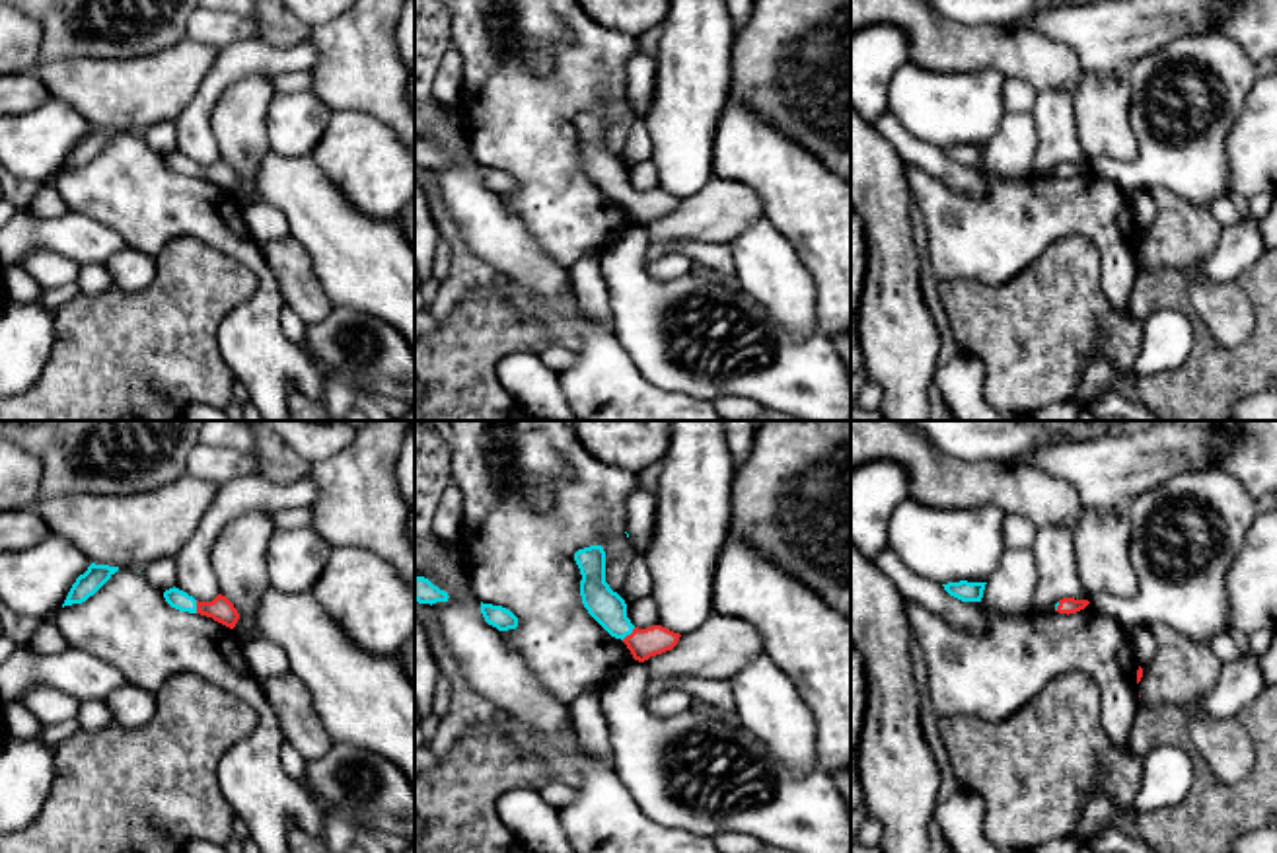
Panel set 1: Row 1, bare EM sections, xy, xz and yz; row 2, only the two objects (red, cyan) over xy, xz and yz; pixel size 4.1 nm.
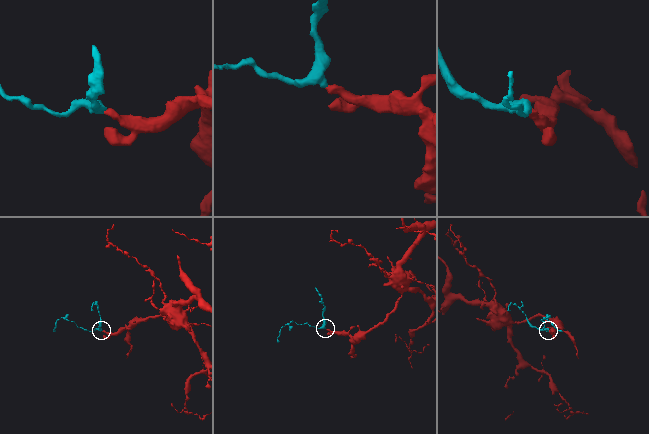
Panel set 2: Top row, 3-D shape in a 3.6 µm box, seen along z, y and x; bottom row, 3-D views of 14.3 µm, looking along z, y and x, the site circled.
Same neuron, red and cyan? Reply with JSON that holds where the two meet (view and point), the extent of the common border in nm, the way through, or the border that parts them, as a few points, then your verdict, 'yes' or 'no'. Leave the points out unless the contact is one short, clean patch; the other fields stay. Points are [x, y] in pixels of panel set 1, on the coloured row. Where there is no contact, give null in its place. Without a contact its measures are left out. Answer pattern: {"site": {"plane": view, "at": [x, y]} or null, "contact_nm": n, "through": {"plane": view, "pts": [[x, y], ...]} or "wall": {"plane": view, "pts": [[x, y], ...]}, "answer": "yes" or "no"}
{"site": {"plane": "xz", "at": [627, 635]}, "contact_nm": 80, "through": {"plane": "xz", "pts": [[643, 643], [627, 635], [608, 608]]}, "answer": "yes"}

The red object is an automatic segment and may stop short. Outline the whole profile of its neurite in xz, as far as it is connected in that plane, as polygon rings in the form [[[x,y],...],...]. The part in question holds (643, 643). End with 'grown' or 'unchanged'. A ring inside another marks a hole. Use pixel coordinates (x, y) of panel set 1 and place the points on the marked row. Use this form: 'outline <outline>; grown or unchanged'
outline [[[590,545],[574,553],[580,569],[580,596],[588,613],[615,639],[621,639],[638,662],[672,650],[679,633],[662,625],[638,629],[627,617],[625,600],[605,582],[605,551],[602,545]]]; grown

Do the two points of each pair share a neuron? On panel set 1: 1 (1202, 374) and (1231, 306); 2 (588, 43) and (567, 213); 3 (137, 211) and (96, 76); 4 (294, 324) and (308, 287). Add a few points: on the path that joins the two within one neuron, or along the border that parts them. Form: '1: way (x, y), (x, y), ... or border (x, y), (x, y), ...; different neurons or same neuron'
1: border (1190, 302), (1227, 347), (1239, 347), (1256, 328); different neurons
2: way (573, 86), (559, 100), (559, 170); same neuron
3: border (119, 131), (137, 135); different neurons
4: border (285, 302), (306, 326); different neurons

